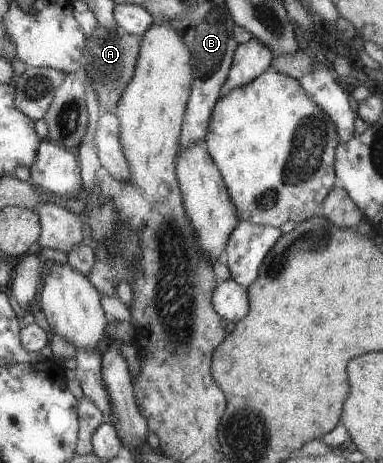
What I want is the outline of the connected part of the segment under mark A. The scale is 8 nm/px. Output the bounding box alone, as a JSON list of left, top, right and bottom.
[80,25,139,112]

